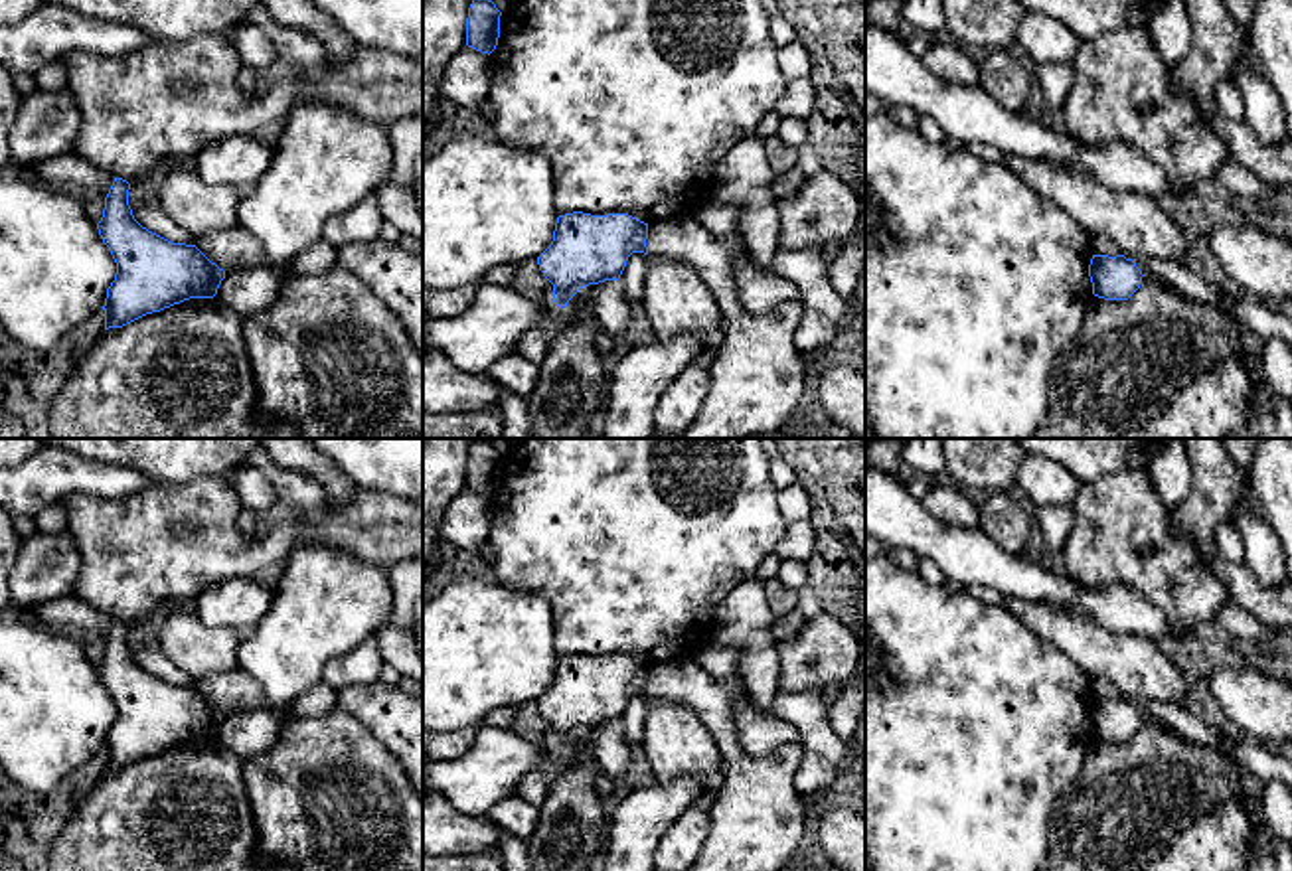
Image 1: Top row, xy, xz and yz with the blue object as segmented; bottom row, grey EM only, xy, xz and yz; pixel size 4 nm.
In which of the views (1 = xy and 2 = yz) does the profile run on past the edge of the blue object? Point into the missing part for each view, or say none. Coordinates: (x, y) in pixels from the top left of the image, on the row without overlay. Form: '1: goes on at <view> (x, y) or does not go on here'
1: does not go on here
2: does not go on here

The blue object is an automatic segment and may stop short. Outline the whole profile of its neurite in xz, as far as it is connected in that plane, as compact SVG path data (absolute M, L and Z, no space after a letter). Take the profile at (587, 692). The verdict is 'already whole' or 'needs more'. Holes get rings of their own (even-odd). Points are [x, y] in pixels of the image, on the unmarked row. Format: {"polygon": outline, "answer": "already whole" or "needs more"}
{"polygon": "M628 656L557 660L551 687L537 699L559 751L589 727L618 723L632 695L648 697L648 666Z", "answer": "already whole"}

